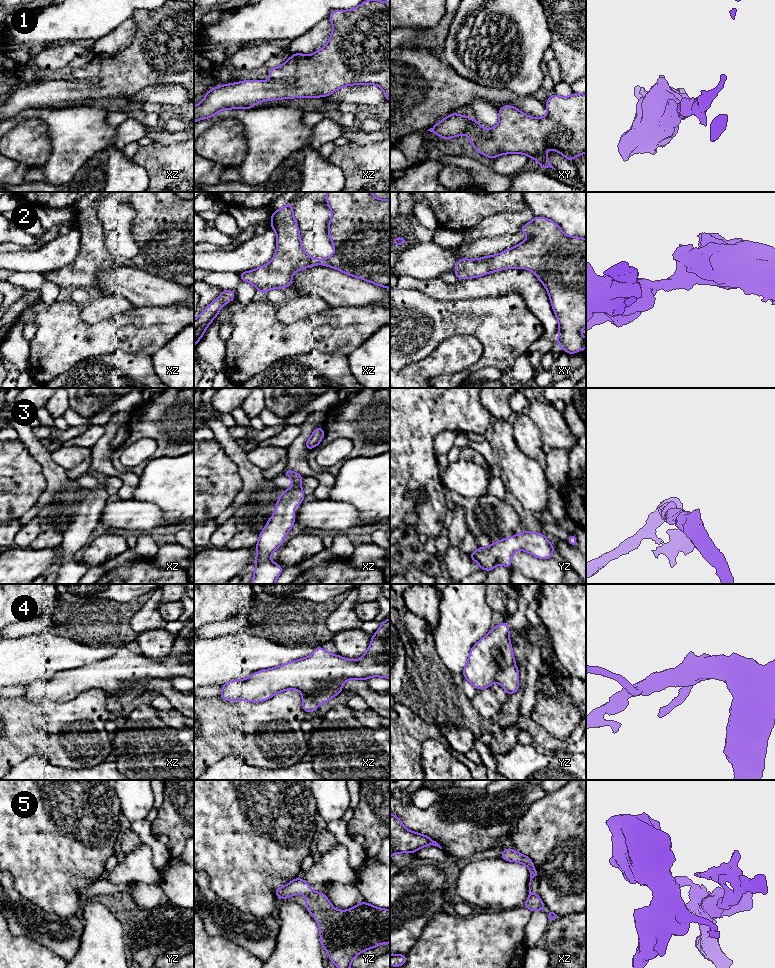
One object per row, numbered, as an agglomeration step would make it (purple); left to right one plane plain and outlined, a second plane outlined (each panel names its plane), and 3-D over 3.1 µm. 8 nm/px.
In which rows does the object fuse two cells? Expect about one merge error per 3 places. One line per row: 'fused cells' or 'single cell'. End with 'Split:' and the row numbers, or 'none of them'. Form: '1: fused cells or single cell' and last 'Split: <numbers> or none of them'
1: single cell
2: single cell
3: single cell
4: fused cells
5: single cell
Split: 4

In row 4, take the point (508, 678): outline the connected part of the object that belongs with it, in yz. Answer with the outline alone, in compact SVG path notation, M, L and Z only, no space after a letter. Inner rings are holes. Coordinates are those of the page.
M513 664L512 666L499 671L495 676L498 682L506 691L507 696L516 693L519 689L519 669Z

